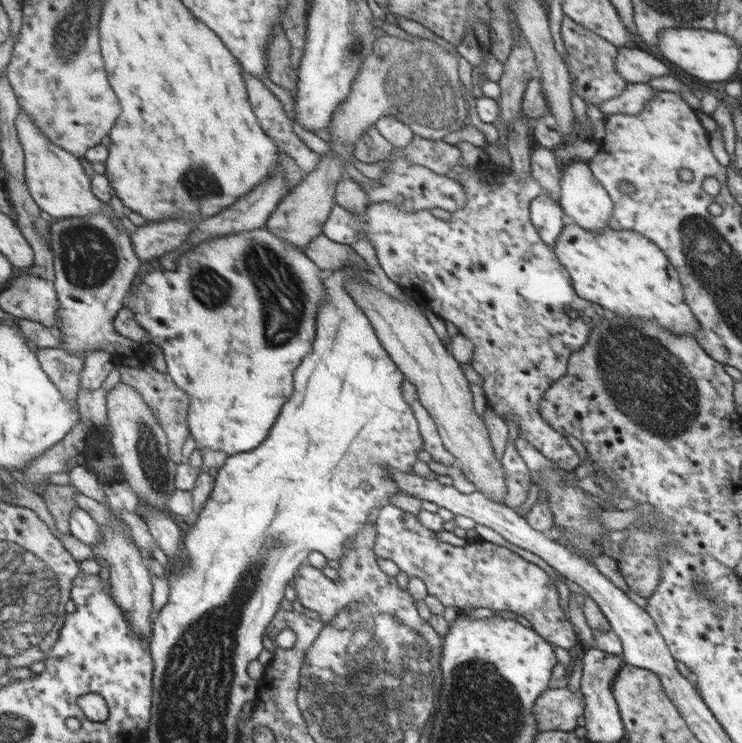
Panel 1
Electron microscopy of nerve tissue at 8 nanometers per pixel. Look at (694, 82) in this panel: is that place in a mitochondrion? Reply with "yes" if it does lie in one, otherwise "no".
no

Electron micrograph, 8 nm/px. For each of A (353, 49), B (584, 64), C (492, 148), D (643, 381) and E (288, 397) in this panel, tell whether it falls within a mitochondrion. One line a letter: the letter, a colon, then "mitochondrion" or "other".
A: mitochondrion
B: mitochondrion
C: other
D: mitochondrion
E: other

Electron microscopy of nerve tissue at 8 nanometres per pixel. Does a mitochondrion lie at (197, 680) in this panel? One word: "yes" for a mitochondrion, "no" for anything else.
yes

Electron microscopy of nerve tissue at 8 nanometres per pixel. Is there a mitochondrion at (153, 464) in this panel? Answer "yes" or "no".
yes

